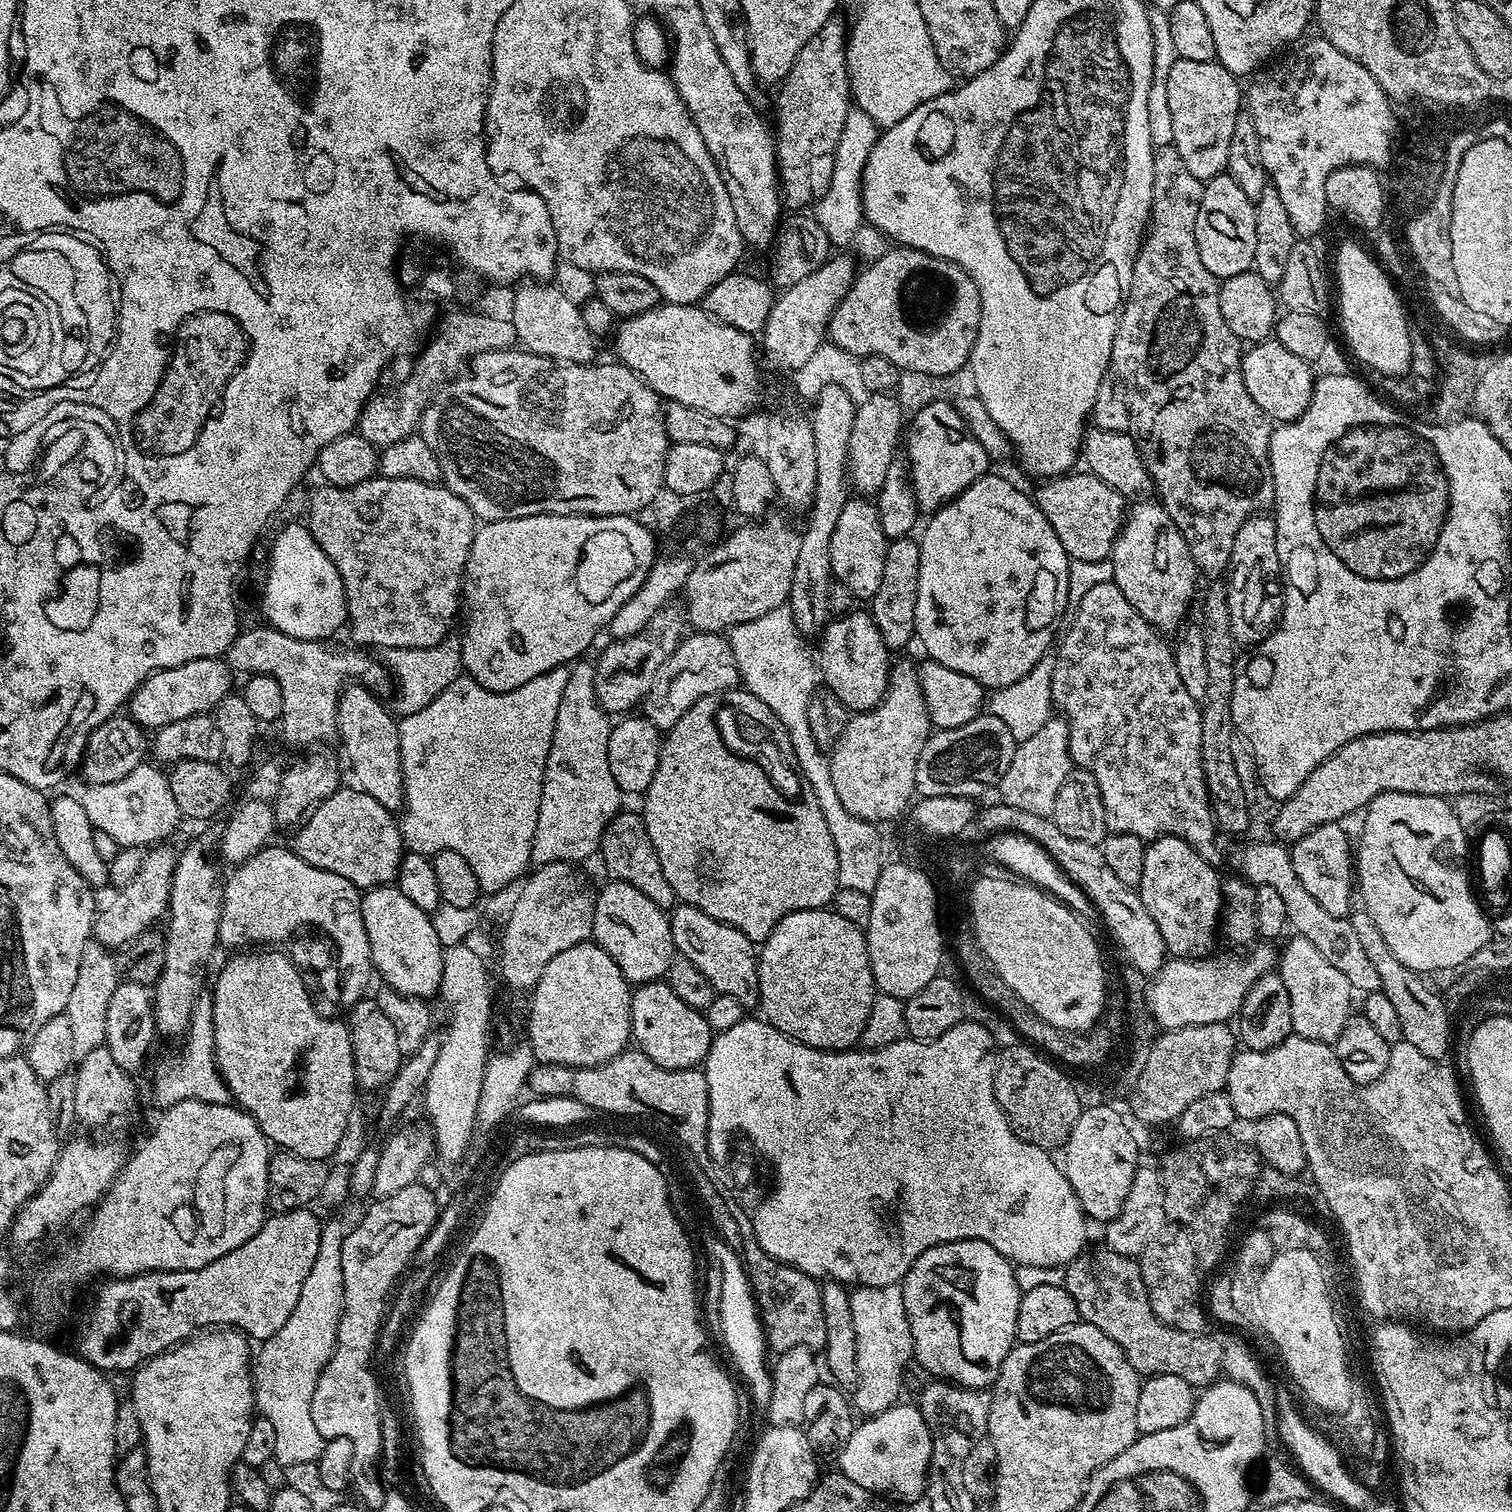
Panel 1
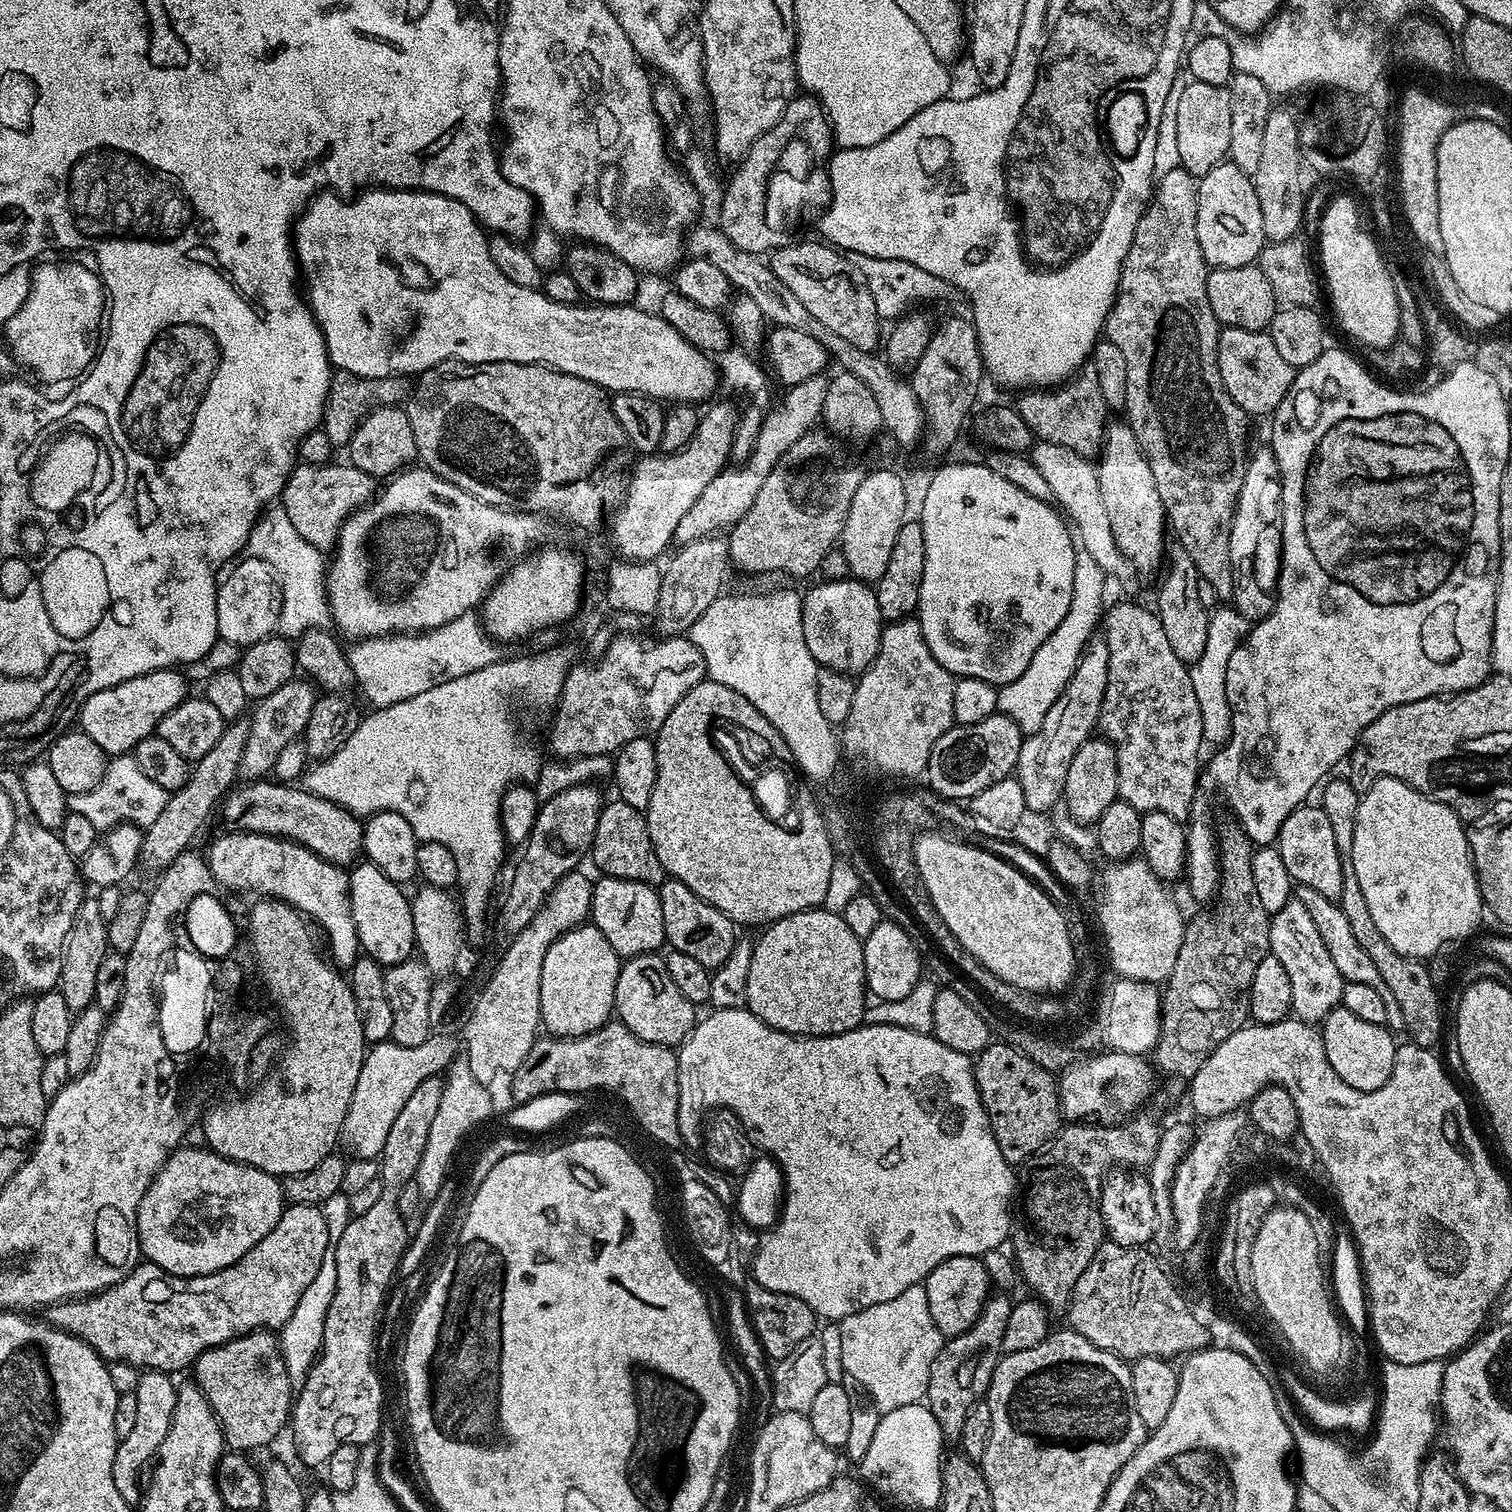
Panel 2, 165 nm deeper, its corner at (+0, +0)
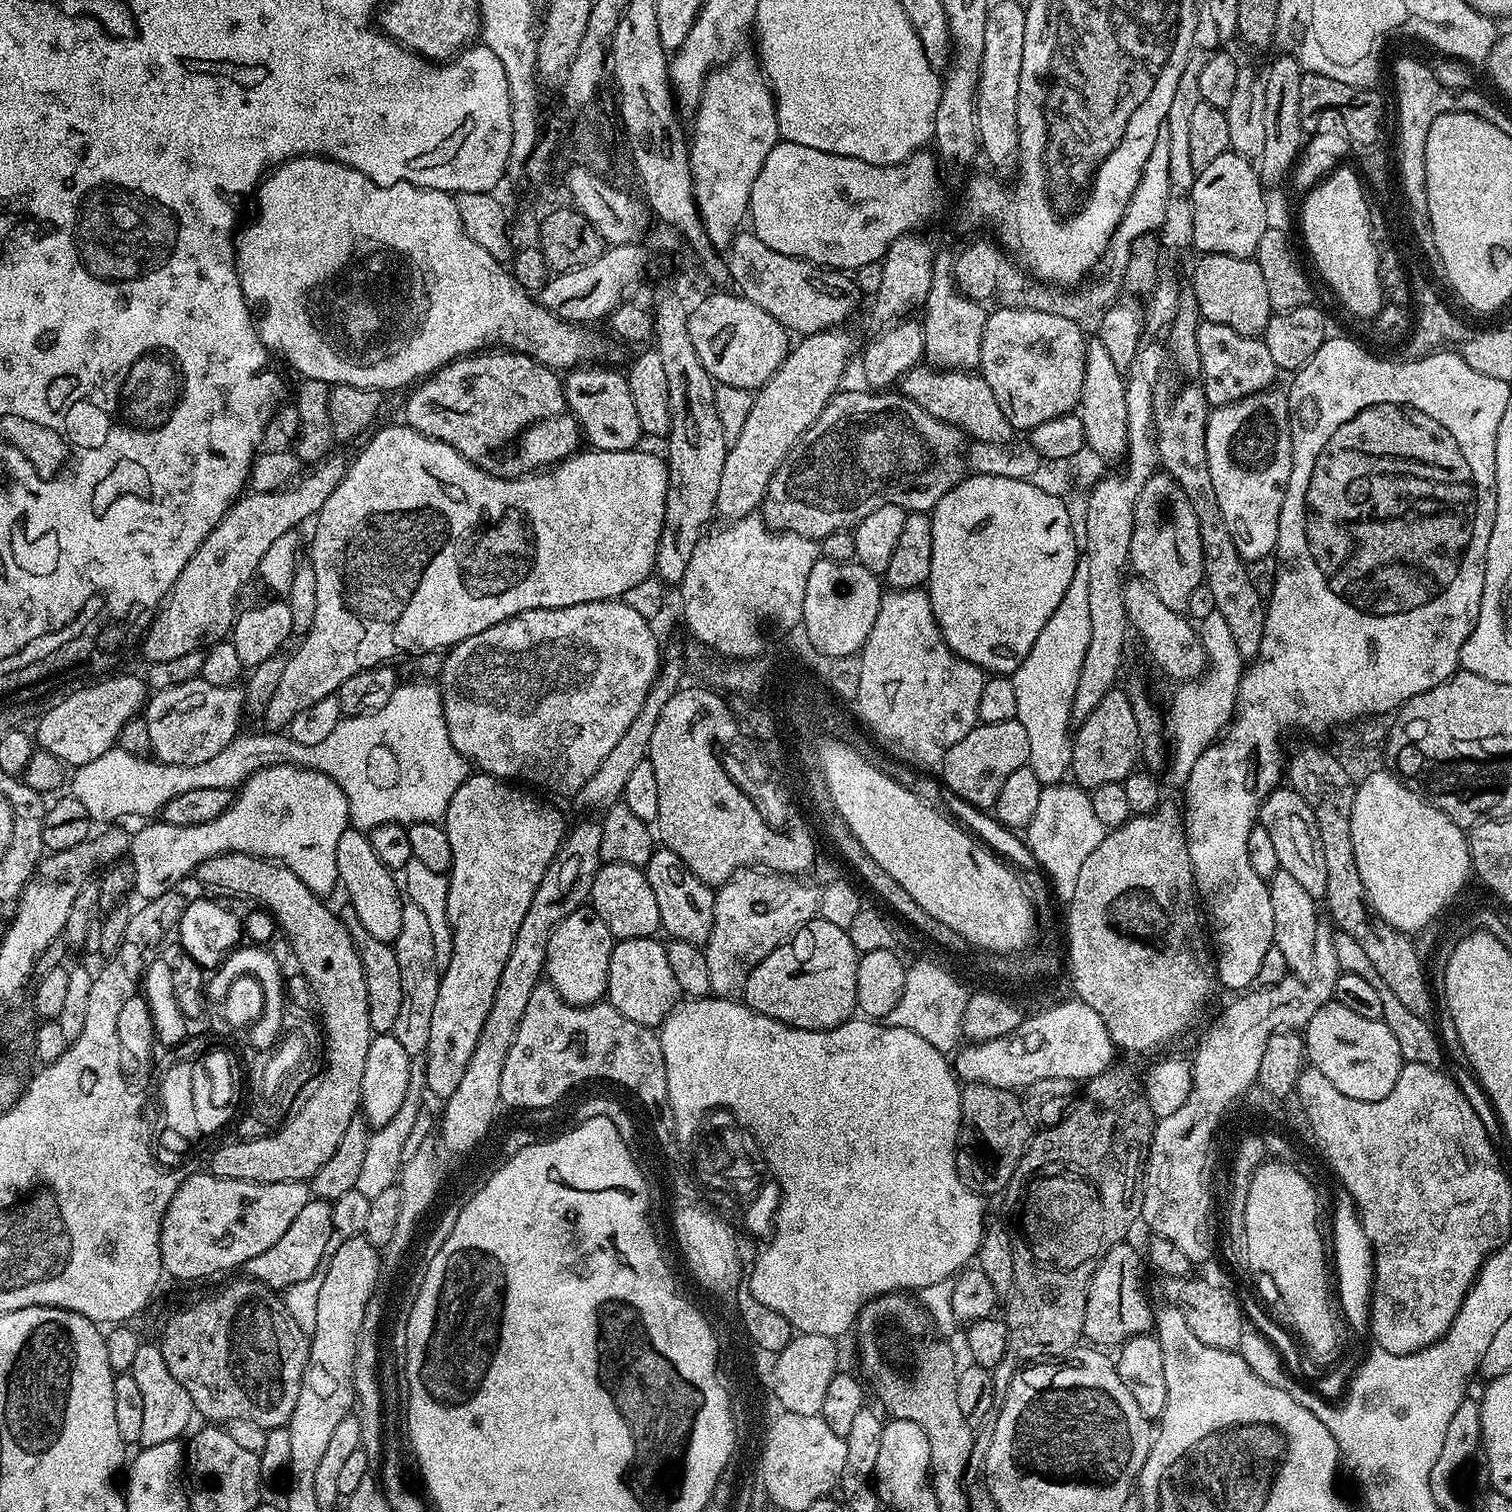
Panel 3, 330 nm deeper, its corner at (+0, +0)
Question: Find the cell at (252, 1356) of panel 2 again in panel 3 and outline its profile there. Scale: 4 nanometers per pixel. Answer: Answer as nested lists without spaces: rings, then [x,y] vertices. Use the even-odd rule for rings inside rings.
[[[243,1278],[244,1280],[232,1280],[229,1284],[221,1286],[217,1292],[212,1292],[209,1296],[204,1296],[201,1300],[196,1300],[193,1304],[188,1304],[185,1308],[180,1308],[164,1324],[164,1337],[158,1340],[162,1350],[162,1358],[166,1358],[166,1366],[170,1366],[170,1374],[182,1382],[186,1394],[190,1394],[190,1402],[197,1413],[205,1416],[208,1422],[227,1422],[229,1420],[242,1419],[245,1422],[254,1422],[263,1428],[282,1428],[287,1425],[288,1419],[294,1414],[294,1406],[298,1402],[298,1390],[304,1381],[304,1368],[308,1364],[308,1353],[310,1351],[310,1340],[305,1332],[290,1318],[290,1310],[286,1310],[283,1299],[268,1285],[261,1280]]]

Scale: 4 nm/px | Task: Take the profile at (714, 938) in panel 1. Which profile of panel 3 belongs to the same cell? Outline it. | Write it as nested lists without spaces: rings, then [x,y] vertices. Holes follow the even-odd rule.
[[[663,846],[657,847],[653,851],[650,862],[643,869],[643,873],[650,882],[650,890],[654,890],[654,898],[658,898],[661,929],[665,933],[668,931],[667,935],[674,940],[701,946],[707,944],[710,938],[710,930],[714,926],[715,891],[709,885],[704,884],[702,878],[698,878],[698,874],[694,874],[694,870],[690,870],[690,866],[686,866],[686,862],[682,862],[682,858],[678,858],[678,854],[674,854],[674,850]]]

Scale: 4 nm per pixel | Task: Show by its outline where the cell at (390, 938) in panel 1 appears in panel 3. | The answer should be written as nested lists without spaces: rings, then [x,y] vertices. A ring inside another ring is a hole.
[[[349,827],[338,838],[338,874],[339,887],[344,888],[347,903],[354,906],[358,922],[382,942],[392,944],[402,930],[402,910],[405,901],[402,899],[402,888],[397,877],[379,860],[371,845],[369,837],[357,828]]]

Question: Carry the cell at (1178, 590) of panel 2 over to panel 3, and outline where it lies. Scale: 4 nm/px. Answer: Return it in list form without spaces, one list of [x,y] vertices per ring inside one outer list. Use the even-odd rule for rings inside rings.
[[[1157,470],[1142,486],[1142,494],[1138,494],[1138,502],[1134,506],[1134,530],[1130,534],[1130,550],[1128,563],[1131,571],[1139,579],[1148,580],[1154,586],[1154,594],[1170,610],[1187,613],[1190,594],[1199,584],[1204,583],[1204,555],[1202,554],[1202,534],[1198,530],[1198,516],[1194,506],[1190,506],[1190,498],[1178,486],[1178,482],[1167,472]]]

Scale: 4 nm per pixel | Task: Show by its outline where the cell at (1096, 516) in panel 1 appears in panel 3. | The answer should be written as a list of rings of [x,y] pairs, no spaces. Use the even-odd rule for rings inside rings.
[[[917,366],[900,377],[899,391],[913,400],[926,414],[953,424],[972,440],[987,444],[1007,444],[1013,439],[1011,422],[1002,414],[1002,406],[994,399],[994,390],[986,386],[983,376],[972,370],[941,370],[931,366]]]

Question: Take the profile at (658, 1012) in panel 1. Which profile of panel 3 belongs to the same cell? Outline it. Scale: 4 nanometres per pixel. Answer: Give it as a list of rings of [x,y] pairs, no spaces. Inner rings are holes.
[[[647,936],[646,938],[626,938],[616,940],[612,945],[610,954],[610,970],[608,971],[608,991],[606,1000],[611,1007],[618,1010],[630,1022],[638,1022],[642,1026],[653,1030],[659,1029],[671,1012],[681,1003],[682,993],[678,986],[678,981],[674,979],[673,972],[670,971],[670,962],[666,958],[666,947],[659,944],[659,939]]]

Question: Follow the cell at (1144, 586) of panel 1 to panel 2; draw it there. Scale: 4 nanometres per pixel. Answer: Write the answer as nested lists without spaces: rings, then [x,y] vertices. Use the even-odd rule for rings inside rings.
[[[1127,422],[1109,423],[1105,427],[1096,473],[1098,486],[1102,489],[1102,502],[1110,517],[1110,531],[1114,533],[1114,542],[1118,542],[1118,550],[1126,554],[1137,573],[1159,573],[1166,550],[1164,507],[1162,498],[1158,498],[1158,486],[1154,486],[1150,462],[1146,462],[1142,446],[1138,446],[1138,438],[1134,438],[1134,430]]]

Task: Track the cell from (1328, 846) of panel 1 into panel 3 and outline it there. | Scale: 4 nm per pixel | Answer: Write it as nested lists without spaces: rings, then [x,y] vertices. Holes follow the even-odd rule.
[[[1281,786],[1273,790],[1262,802],[1258,824],[1270,834],[1274,851],[1278,853],[1280,871],[1291,874],[1303,886],[1306,894],[1322,898],[1326,894],[1326,858],[1322,855],[1322,841],[1318,838],[1318,822],[1314,822],[1314,813],[1310,811],[1310,806],[1302,802],[1302,798],[1292,787]]]

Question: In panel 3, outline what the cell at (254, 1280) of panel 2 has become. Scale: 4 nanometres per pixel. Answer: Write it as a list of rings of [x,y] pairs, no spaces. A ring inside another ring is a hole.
[[[309,1198],[306,1206],[290,1222],[290,1227],[270,1250],[258,1254],[258,1258],[250,1258],[242,1268],[251,1279],[261,1280],[273,1290],[283,1290],[294,1286],[294,1282],[302,1282],[318,1270],[318,1262],[322,1262],[322,1254],[326,1251],[326,1242],[330,1242],[332,1233],[332,1206],[329,1201]]]

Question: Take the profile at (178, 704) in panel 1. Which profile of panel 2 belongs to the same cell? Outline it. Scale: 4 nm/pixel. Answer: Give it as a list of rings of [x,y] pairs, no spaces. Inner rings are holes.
[[[163,668],[150,674],[142,674],[138,678],[130,678],[118,686],[110,686],[106,690],[98,690],[86,702],[80,705],[78,713],[78,728],[102,750],[107,752],[109,757],[115,758],[131,753],[142,738],[153,735],[160,720],[170,714],[181,702],[189,699],[189,681],[183,671],[176,668]]]

